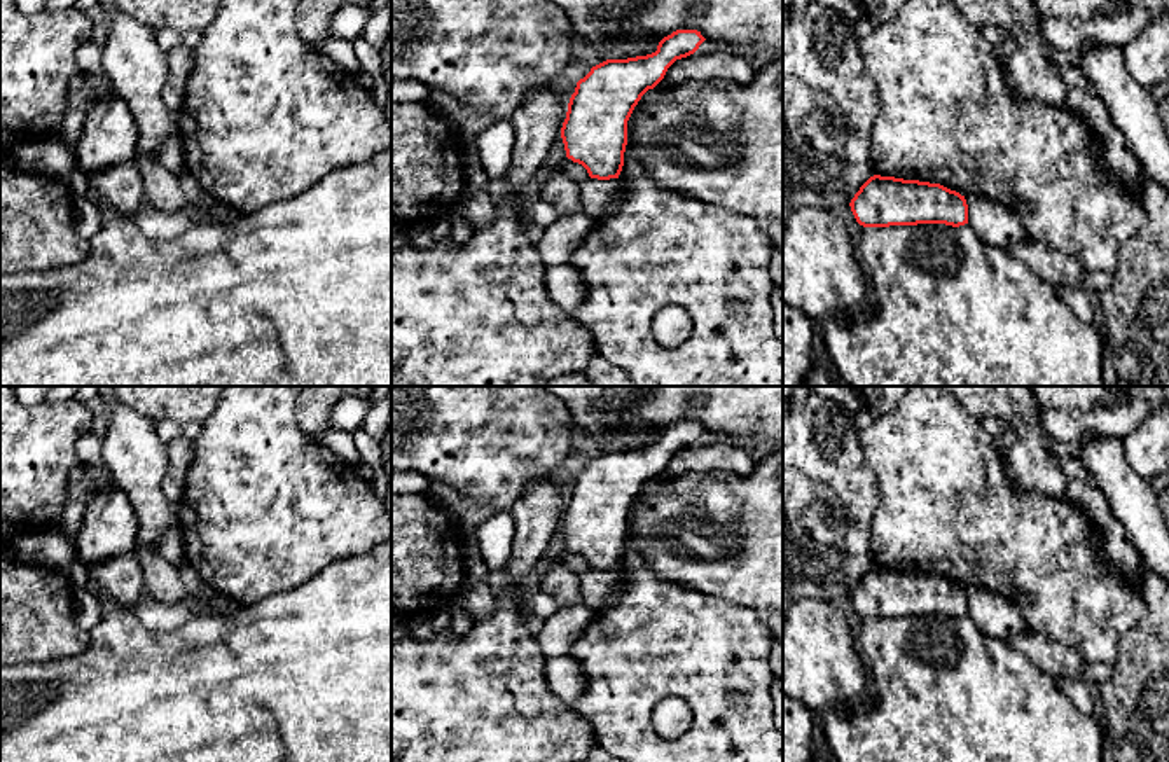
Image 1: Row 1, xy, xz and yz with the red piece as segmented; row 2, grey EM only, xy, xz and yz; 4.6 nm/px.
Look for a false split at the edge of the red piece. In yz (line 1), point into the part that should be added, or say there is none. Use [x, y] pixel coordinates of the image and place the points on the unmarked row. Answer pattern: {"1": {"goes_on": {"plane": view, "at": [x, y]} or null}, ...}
{"1": {"goes_on": null}}

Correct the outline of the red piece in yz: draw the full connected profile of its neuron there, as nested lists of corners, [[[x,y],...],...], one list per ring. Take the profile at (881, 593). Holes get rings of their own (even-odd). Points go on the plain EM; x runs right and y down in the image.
[[[870,568],[849,594],[856,613],[863,619],[968,615],[965,587],[940,575]]]

